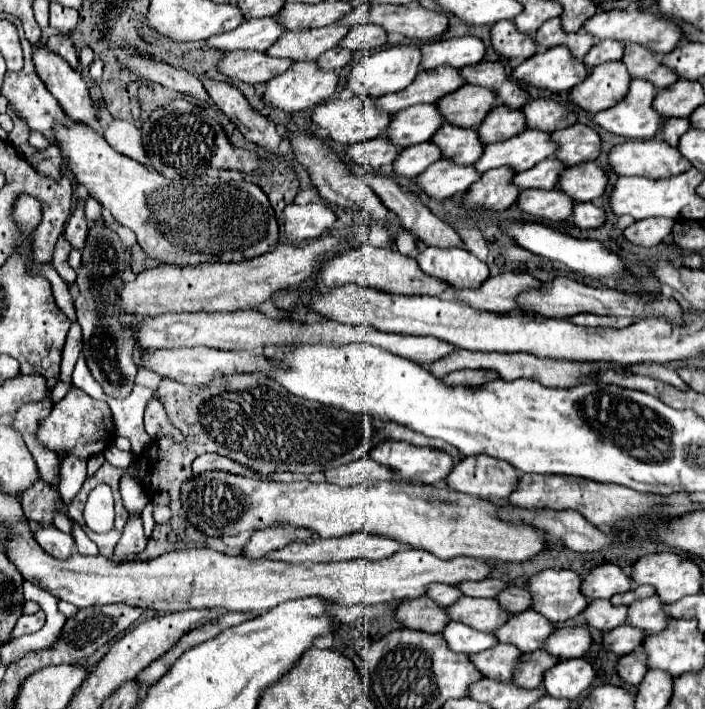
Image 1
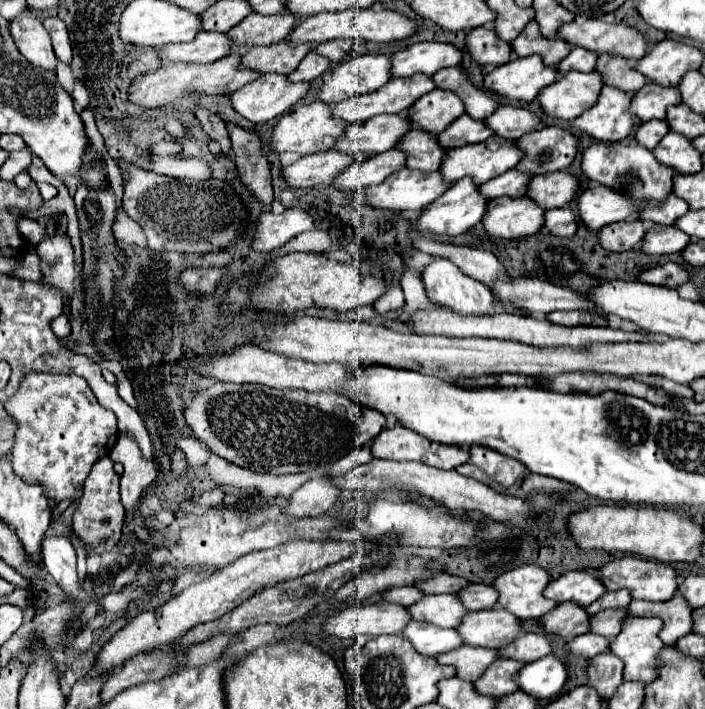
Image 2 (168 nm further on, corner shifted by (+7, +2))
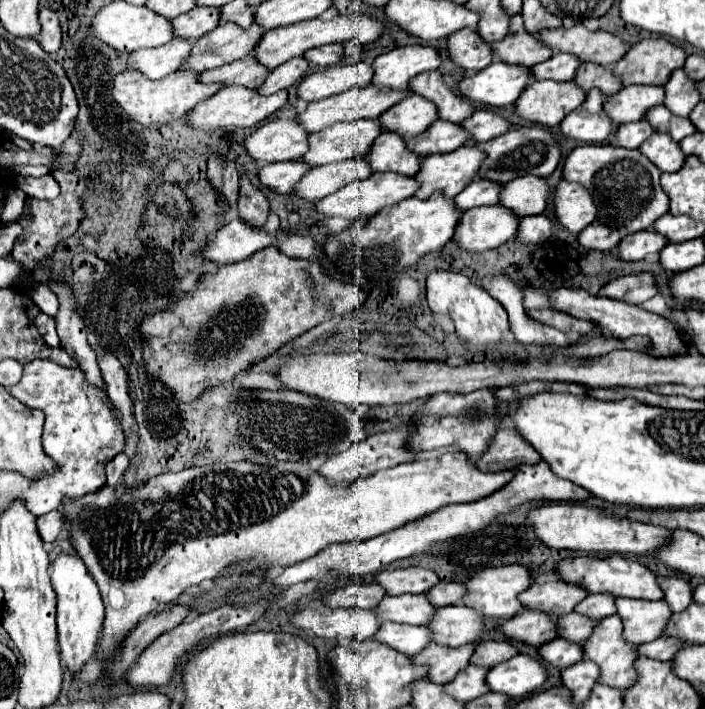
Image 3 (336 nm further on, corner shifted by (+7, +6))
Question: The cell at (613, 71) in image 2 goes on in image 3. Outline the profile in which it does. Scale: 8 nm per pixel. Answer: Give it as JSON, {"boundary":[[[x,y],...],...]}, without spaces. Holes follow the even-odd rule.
{"boundary":[[[582,63],[578,67],[576,79],[578,79],[578,85],[582,85],[586,91],[590,91],[592,87],[598,87],[604,95],[614,95],[624,87],[610,67],[596,65],[596,63]]]}

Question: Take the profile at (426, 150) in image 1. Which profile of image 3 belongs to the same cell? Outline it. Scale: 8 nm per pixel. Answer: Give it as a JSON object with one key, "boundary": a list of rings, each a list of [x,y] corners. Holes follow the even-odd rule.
{"boundary":[[[346,159],[330,165],[312,167],[304,177],[302,183],[296,185],[296,195],[306,199],[322,199],[340,187],[348,185],[350,181],[368,179],[374,171],[362,159]]]}

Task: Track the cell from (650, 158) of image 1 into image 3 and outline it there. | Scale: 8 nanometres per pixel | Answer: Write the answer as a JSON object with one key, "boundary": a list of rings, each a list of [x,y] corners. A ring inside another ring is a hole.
{"boundary":[[[582,145],[564,161],[564,179],[580,181],[580,185],[590,189],[600,211],[598,223],[608,223],[622,235],[648,229],[658,217],[668,213],[670,199],[660,185],[660,175],[662,171],[658,171],[654,163],[646,161],[638,149],[616,145]]]}

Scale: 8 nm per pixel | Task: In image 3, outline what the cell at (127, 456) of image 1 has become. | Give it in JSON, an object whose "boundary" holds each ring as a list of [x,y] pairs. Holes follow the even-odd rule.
{"boundary":[[[118,453],[118,457],[114,457],[114,459],[106,465],[108,485],[120,485],[120,477],[126,473],[128,465],[130,465],[130,459],[126,457],[126,453]]]}

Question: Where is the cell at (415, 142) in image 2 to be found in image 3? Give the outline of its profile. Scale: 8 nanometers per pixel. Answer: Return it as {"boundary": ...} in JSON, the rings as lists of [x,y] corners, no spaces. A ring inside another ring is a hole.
{"boundary":[[[386,131],[378,141],[374,141],[374,149],[370,151],[370,157],[364,157],[364,161],[368,161],[374,171],[394,171],[414,177],[420,169],[422,157],[406,147],[402,135]]]}

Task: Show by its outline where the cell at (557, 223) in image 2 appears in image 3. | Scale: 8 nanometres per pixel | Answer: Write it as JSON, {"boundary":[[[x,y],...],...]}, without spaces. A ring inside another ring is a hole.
{"boundary":[[[530,215],[520,219],[520,231],[518,231],[518,241],[520,243],[542,243],[552,235],[554,223],[548,215]]]}

